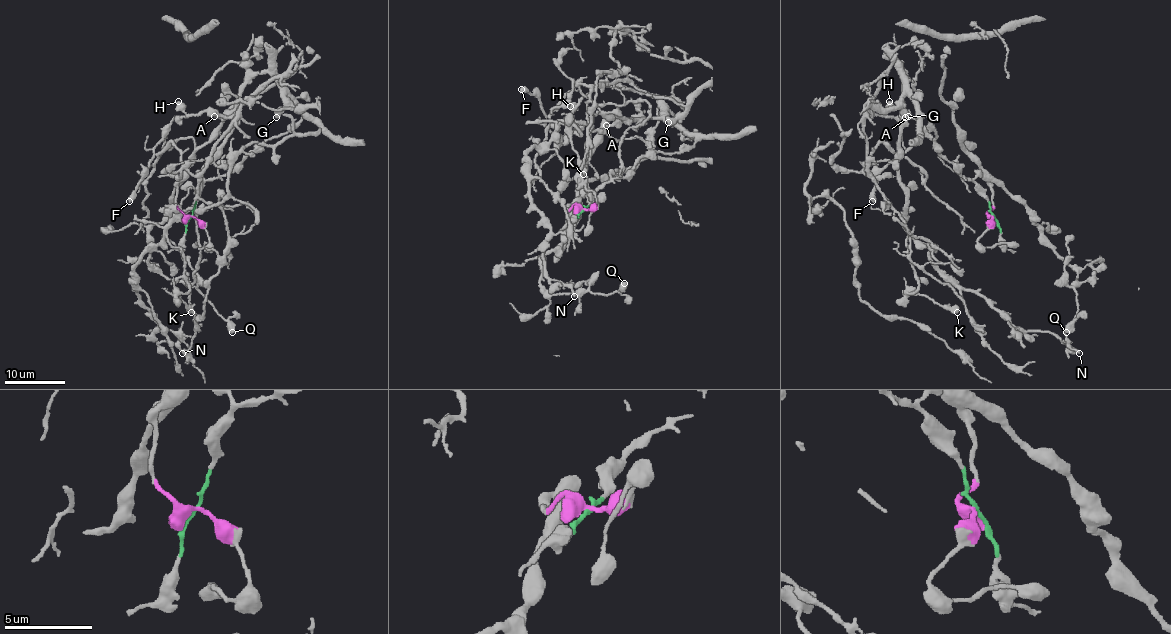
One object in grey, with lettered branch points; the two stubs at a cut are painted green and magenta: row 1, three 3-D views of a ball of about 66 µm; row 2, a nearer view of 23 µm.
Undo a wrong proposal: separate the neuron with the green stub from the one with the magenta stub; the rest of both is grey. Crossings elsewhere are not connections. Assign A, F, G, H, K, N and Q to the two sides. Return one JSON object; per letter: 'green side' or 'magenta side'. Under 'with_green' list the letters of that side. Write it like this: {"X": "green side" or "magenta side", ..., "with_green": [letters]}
{"A": "green side", "F": "green side", "G": "green side", "H": "green side", "K": "green side", "N": "green side", "Q": "magenta side", "with_green": ["A", "F", "G", "H", "K", "N"]}

